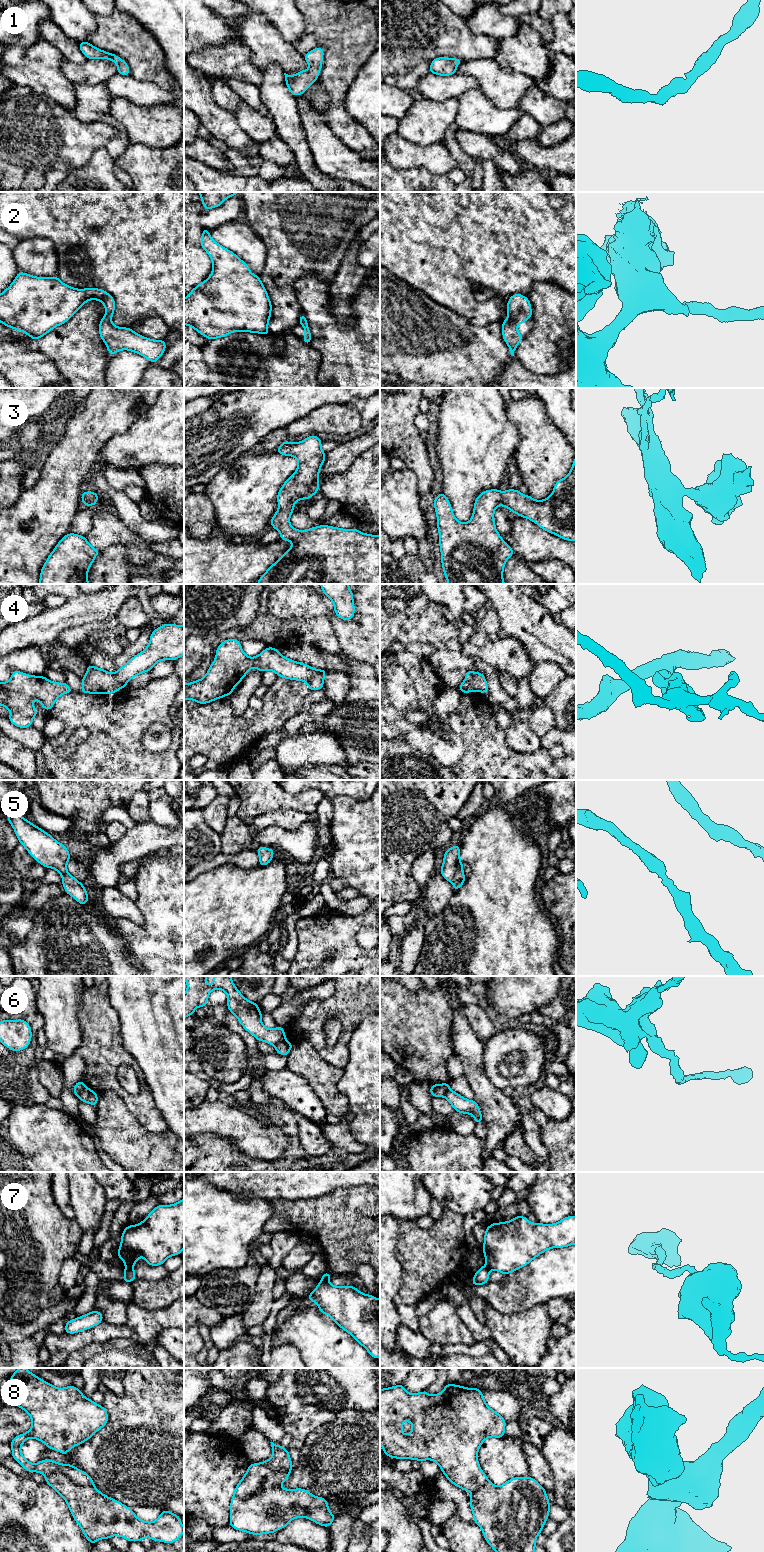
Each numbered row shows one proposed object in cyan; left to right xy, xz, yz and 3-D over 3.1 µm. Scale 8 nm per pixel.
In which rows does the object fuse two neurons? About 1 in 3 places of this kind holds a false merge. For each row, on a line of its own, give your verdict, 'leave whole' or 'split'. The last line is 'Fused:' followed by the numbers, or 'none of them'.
1: leave whole
2: leave whole
3: leave whole
4: leave whole
5: leave whole
6: split
7: split
8: split
Fused: 6, 7, 8

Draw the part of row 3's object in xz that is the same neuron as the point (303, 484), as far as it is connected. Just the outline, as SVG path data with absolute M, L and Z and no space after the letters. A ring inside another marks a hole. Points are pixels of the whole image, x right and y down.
M310 435L301 442L285 440L275 451L298 460L294 474L287 479L277 494L278 510L270 520L272 528L280 532L280 540L291 541L293 545L271 565L260 577L257 584L380 584L380 535L360 532L357 528L342 529L320 525L306 530L297 530L290 525L290 516L298 500L309 500L319 491L319 471L325 461L326 453L321 448L322 440Z

